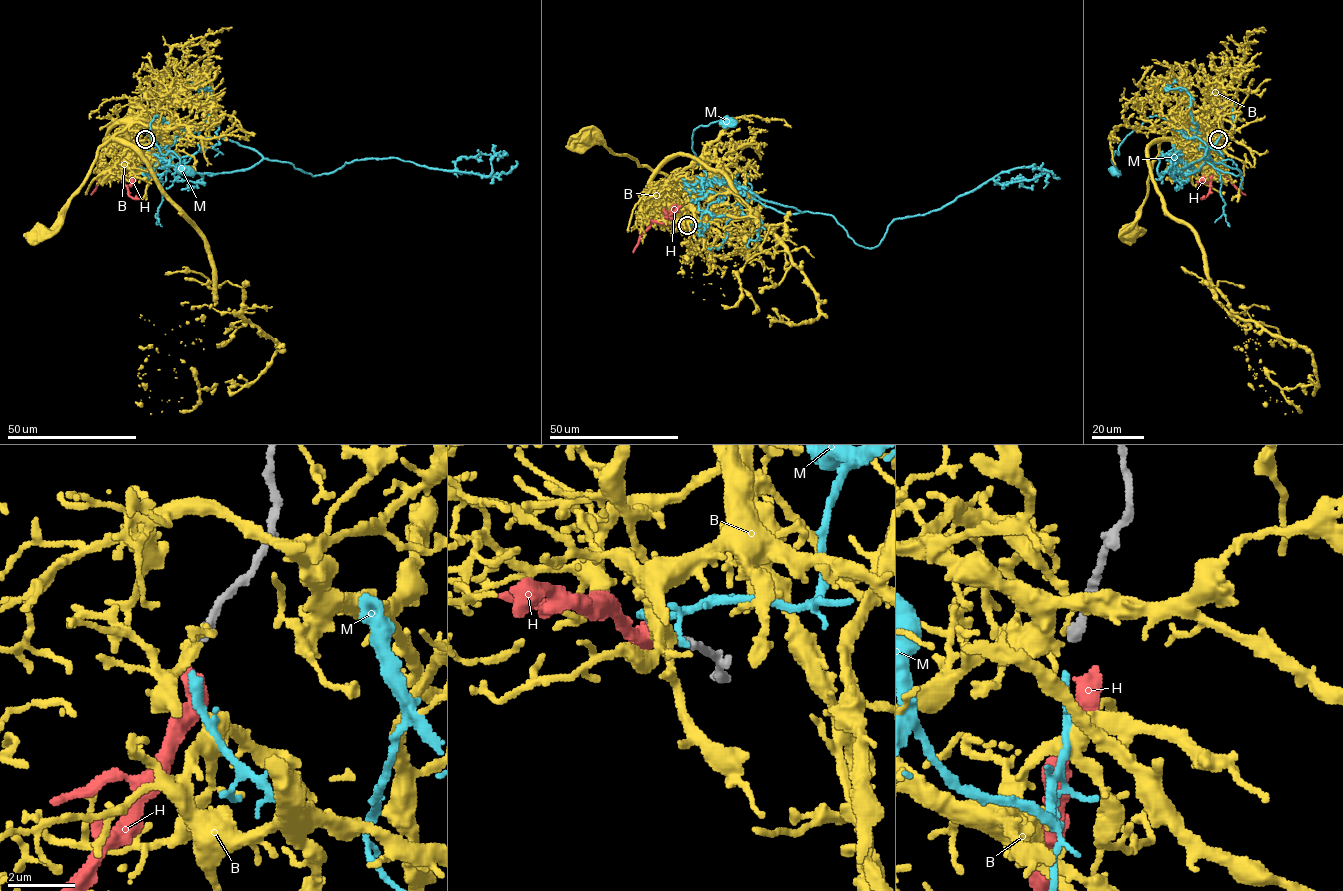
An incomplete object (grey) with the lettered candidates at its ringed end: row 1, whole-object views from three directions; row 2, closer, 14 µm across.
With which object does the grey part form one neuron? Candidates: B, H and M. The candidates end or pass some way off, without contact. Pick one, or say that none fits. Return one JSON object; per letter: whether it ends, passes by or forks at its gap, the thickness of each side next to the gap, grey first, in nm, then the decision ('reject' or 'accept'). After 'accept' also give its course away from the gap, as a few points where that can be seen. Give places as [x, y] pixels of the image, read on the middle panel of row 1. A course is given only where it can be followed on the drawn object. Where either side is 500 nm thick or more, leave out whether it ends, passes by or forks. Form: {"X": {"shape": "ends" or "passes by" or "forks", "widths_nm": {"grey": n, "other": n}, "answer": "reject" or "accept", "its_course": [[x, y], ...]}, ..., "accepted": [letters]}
{"B": {"shape": "ends", "widths_nm": {"grey": 280, "other": 200}, "answer": "reject"}, "H": {"shape": "ends", "widths_nm": {"grey": 280, "other": 440}, "answer": "reject"}, "M": {"shape": "ends", "widths_nm": {"grey": 280, "other": 260}, "answer": "accept", "its_course": [[686, 225], [699, 224], [699, 193], [706, 173], [692, 147], [693, 132], [721, 119], [727, 122]]}, "accepted": ["M"]}

